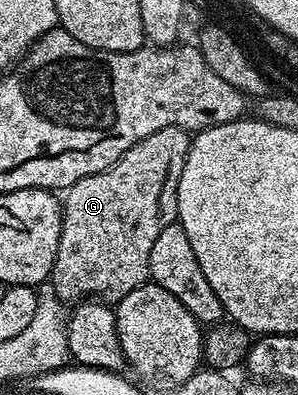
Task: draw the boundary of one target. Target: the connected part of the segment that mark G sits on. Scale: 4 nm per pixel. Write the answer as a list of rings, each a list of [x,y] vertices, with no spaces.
[[[164,128],[131,146],[131,150],[124,152],[107,170],[79,178],[79,182],[64,193],[61,237],[51,273],[55,293],[62,302],[70,306],[86,298],[96,298],[100,303],[116,306],[124,296],[131,294],[131,290],[150,279],[151,249],[159,234],[178,219],[179,178],[190,143],[191,136],[186,129]]]

